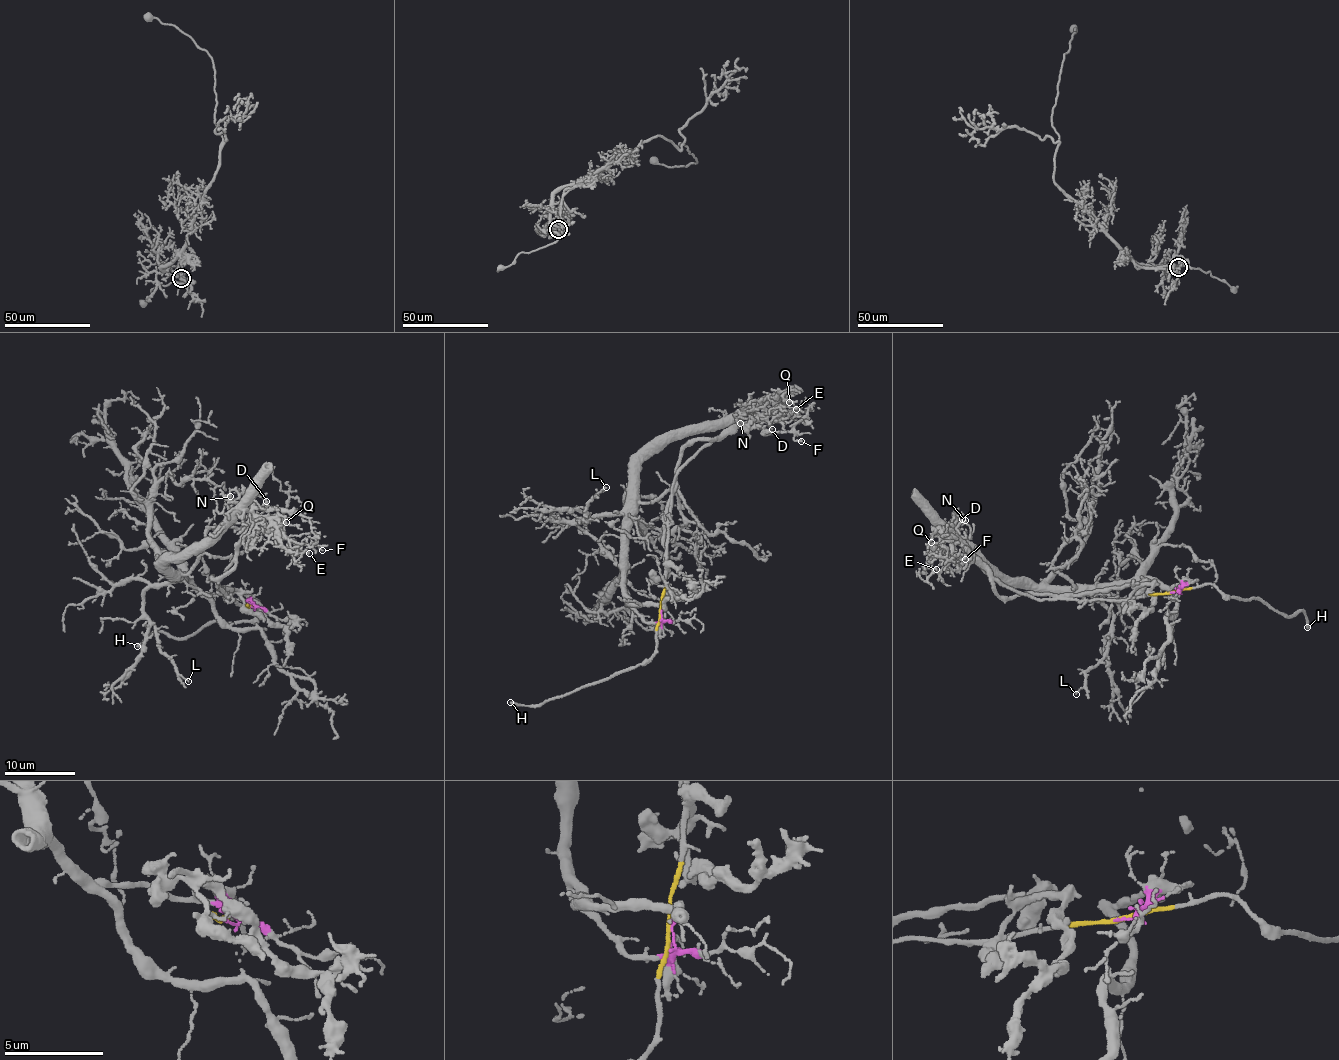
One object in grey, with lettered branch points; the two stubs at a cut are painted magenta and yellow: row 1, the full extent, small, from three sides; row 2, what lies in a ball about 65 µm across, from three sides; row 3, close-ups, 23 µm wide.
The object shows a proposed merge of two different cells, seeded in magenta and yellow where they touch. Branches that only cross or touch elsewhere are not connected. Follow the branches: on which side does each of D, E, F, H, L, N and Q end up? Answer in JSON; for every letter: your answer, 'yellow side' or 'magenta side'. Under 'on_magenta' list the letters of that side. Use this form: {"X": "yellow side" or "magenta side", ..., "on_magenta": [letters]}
{"D": "yellow side", "E": "yellow side", "F": "yellow side", "H": "yellow side", "L": "magenta side", "N": "yellow side", "Q": "yellow side", "on_magenta": ["L"]}

